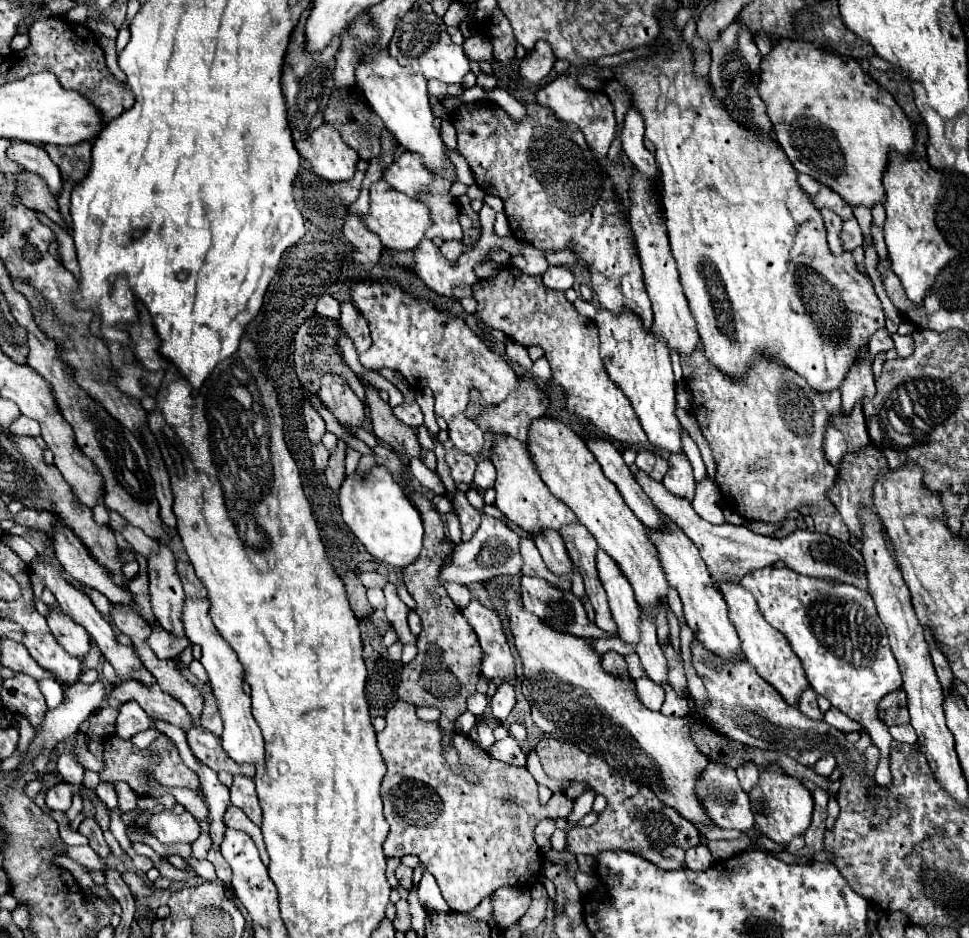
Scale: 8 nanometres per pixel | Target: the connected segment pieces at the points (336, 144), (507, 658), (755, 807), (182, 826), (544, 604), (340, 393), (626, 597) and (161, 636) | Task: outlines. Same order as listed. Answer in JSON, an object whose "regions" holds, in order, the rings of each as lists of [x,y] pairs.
{"regions":[[[[323,122],[307,140],[299,140],[295,146],[301,158],[329,182],[349,180],[349,176],[355,174],[359,154],[343,142],[339,130],[331,124]]],[[[473,600],[463,610],[463,616],[467,616],[467,622],[473,626],[479,644],[485,652],[483,676],[491,680],[509,680],[515,674],[515,662],[497,612]]],[[[777,764],[765,766],[765,770],[759,774],[757,786],[749,790],[749,800],[757,828],[761,830],[761,834],[765,834],[777,844],[789,844],[793,836],[805,834],[805,830],[811,824],[813,812],[811,792],[801,784],[801,780],[787,776]]],[[[163,810],[161,814],[151,816],[145,830],[165,844],[173,844],[173,842],[189,842],[191,844],[201,834],[201,826],[193,818],[193,814],[189,814],[189,812],[173,814],[169,810]]],[[[521,576],[521,600],[527,610],[531,610],[539,618],[549,618],[549,622],[557,624],[557,628],[565,630],[567,634],[579,636],[579,638],[614,638],[604,632],[599,632],[599,628],[587,620],[585,608],[581,600],[573,592],[565,592],[557,586],[551,586],[547,580],[537,578],[537,576]]],[[[323,374],[321,376],[319,396],[329,406],[329,410],[333,412],[333,416],[345,428],[361,426],[365,406],[355,396],[355,392],[349,388],[349,384],[345,382],[343,376],[339,376],[339,374]]],[[[603,550],[597,552],[597,572],[599,580],[609,596],[609,608],[615,616],[613,620],[619,624],[619,638],[625,644],[637,646],[639,642],[639,606],[633,596],[633,588],[619,570],[617,562],[607,556]]],[[[155,628],[147,642],[159,658],[177,658],[187,646],[191,646],[187,636],[177,638],[177,636],[171,636],[169,632],[163,632],[163,628]]]]}

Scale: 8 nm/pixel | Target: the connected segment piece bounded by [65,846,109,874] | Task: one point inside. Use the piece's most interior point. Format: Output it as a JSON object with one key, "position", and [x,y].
{"position":[84,855]}

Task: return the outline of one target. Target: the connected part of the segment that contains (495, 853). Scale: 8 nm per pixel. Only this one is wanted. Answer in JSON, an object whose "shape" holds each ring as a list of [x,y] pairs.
{"shape":[[[397,700],[393,708],[385,714],[385,728],[377,734],[377,744],[383,760],[387,762],[387,774],[381,784],[381,796],[385,804],[385,818],[391,826],[389,836],[383,844],[385,856],[401,858],[405,854],[415,854],[431,872],[441,888],[441,894],[453,912],[469,912],[485,896],[491,896],[501,886],[527,884],[533,870],[541,870],[541,852],[533,840],[533,830],[541,818],[569,816],[573,810],[571,798],[565,794],[553,794],[547,806],[539,804],[537,782],[525,768],[509,766],[491,758],[487,752],[477,750],[467,736],[455,734],[455,748],[459,750],[461,770],[469,766],[477,776],[479,784],[469,784],[461,772],[455,776],[447,772],[441,744],[443,730],[435,722],[423,722],[415,716],[415,706]]]}

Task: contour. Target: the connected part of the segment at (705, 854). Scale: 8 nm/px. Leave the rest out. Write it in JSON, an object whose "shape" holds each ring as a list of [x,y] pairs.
{"shape":[[[699,844],[699,846],[693,846],[687,850],[687,856],[685,856],[685,866],[689,870],[707,870],[709,866],[713,864],[713,856],[709,852],[709,848],[705,844]]]}

